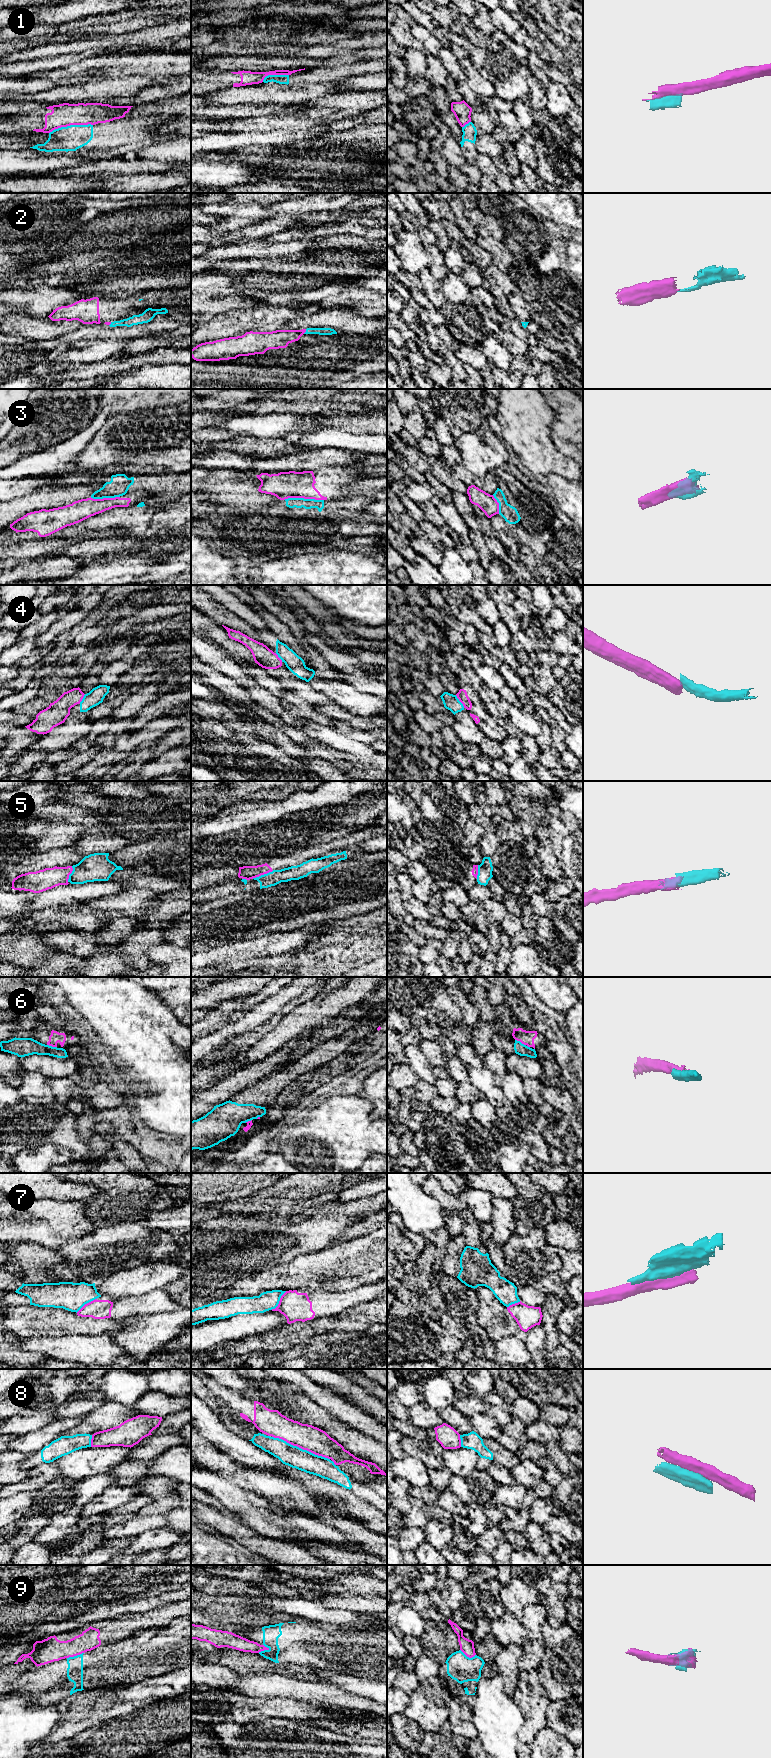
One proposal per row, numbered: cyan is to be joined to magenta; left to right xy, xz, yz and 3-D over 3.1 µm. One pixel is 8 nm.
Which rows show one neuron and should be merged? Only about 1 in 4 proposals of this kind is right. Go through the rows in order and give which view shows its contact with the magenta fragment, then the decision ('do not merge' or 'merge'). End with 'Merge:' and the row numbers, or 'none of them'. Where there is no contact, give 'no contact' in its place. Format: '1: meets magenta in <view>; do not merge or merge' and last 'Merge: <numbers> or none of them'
1: meets magenta in xy; do not merge
2: meets magenta in xz; merge
3: meets magenta in xz; do not merge
4: meets magenta in yz; do not merge
5: meets magenta in xz; do not merge
6: meets magenta in yz; do not merge
7: meets magenta in xz; do not merge
8: meets magenta in xz; do not merge
9: meets magenta in xz; do not merge
Merge: 2

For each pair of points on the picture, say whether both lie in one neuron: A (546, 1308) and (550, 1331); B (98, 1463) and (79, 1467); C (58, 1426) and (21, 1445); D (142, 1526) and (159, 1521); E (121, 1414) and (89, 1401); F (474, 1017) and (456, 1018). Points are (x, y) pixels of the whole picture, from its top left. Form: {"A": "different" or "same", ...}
{"A": "same", "B": "same", "C": "same", "D": "same", "E": "different", "F": "different"}

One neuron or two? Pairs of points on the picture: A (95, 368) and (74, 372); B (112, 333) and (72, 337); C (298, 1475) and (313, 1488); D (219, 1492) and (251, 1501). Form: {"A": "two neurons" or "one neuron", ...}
{"A": "one neuron", "B": "one neuron", "C": "one neuron", "D": "one neuron"}

